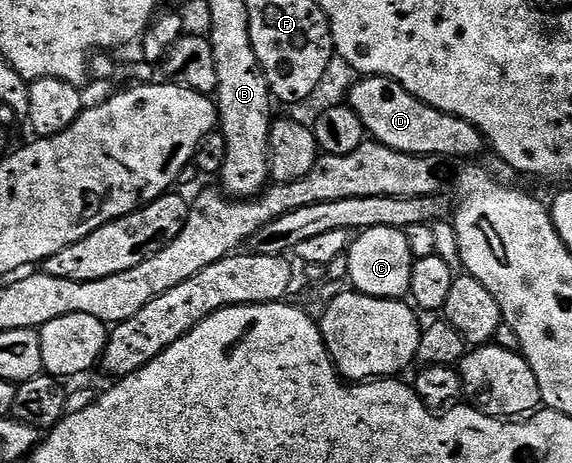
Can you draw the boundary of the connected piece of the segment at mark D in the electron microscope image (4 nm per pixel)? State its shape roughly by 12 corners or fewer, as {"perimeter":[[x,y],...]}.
{"perimeter":[[371,75],[347,106],[399,153],[469,159],[486,150],[475,125]]}

